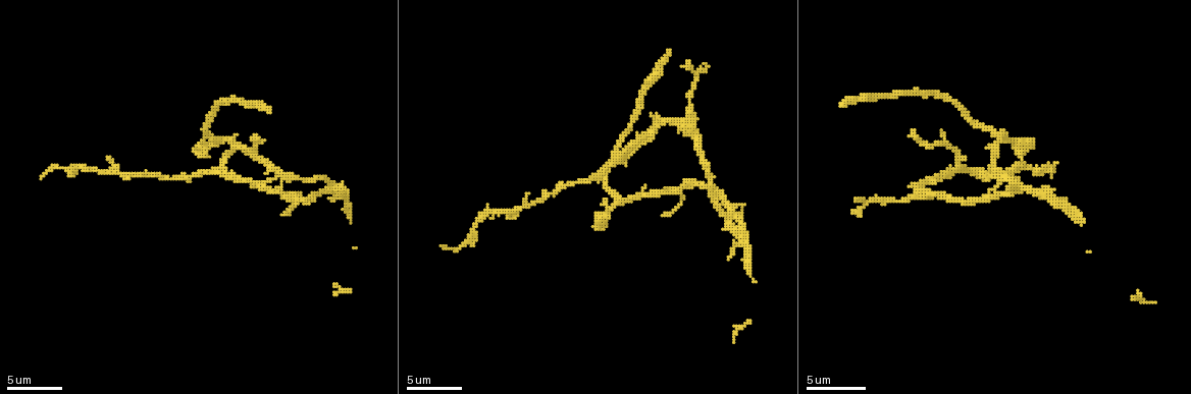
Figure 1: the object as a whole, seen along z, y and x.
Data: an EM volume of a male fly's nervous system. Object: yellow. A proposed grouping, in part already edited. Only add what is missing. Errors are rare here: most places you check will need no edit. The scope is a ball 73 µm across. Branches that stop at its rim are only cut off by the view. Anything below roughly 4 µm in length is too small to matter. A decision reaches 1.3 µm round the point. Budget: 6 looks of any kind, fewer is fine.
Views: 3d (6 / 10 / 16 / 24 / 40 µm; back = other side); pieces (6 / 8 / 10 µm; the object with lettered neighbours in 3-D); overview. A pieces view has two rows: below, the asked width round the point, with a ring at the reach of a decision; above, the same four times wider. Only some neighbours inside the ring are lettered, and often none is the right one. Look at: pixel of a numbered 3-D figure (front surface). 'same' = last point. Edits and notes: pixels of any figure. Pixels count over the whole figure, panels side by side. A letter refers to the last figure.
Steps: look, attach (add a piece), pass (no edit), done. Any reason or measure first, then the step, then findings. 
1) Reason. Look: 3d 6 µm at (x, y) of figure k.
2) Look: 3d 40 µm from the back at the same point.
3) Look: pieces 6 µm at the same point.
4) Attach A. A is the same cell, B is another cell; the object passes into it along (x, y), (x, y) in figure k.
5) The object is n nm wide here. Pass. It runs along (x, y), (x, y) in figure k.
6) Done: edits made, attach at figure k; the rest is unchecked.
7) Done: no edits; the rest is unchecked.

Branch stops here. Look: pieces 8 µm at (910, 136) of figure 1.

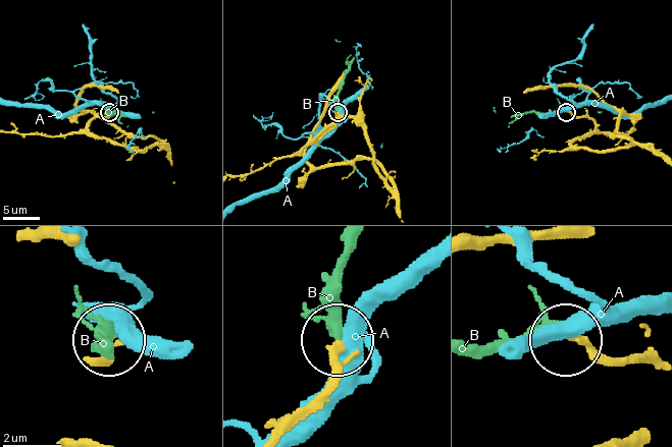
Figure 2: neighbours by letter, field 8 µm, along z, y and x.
Attach B. B is the same cell, A is another cell; the object passes into it along (298, 414), (326, 381), (339, 344), (346, 242) in figure 2; it goes on there.

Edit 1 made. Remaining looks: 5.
Look: overview.

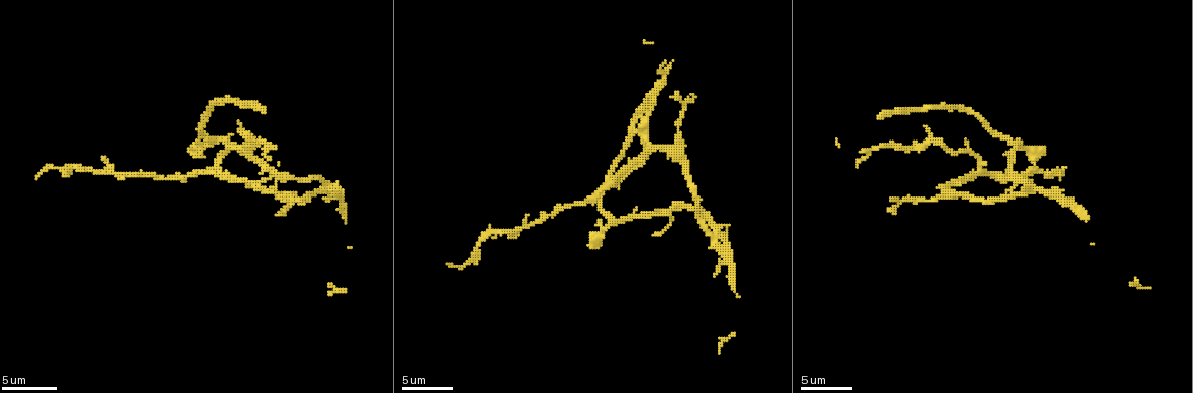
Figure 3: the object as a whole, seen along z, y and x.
Branch stops here. Look: 3d 6 µm at (591, 244) of figure 3.

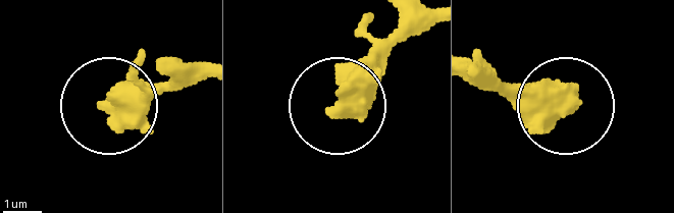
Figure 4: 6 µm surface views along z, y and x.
What lies round it. Look: pieces 6 µm at (334, 112) of figure 4.

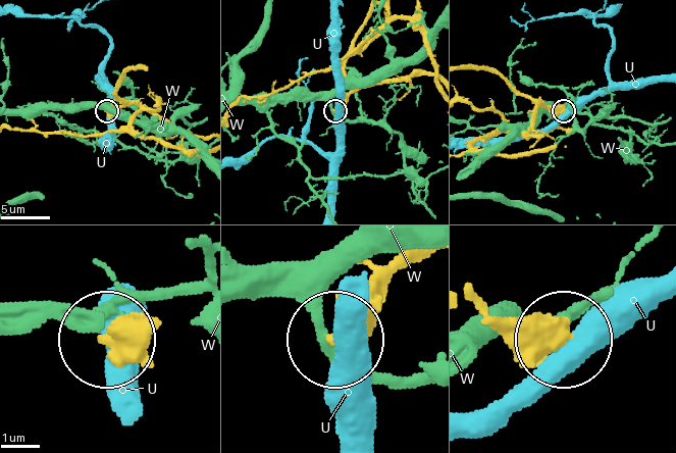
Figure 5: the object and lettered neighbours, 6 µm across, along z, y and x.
Pass. U and W are other cells; no lettered piece goes on from it.

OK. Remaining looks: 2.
An open end. Look: pieces 8 µm at (680, 190) of figure 1.

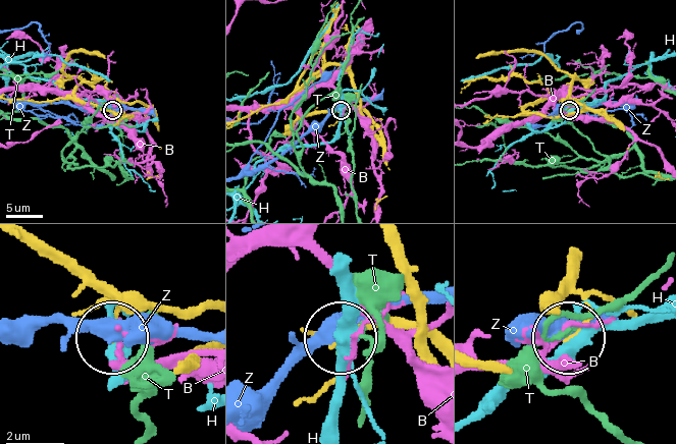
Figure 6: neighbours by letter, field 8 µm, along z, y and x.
The object is 160 nm wide here. Pass. B, H, T and Z are other cells; none of them fits.

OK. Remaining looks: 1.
Done: edits made, attach at figure 2; the rest is unchecked.

